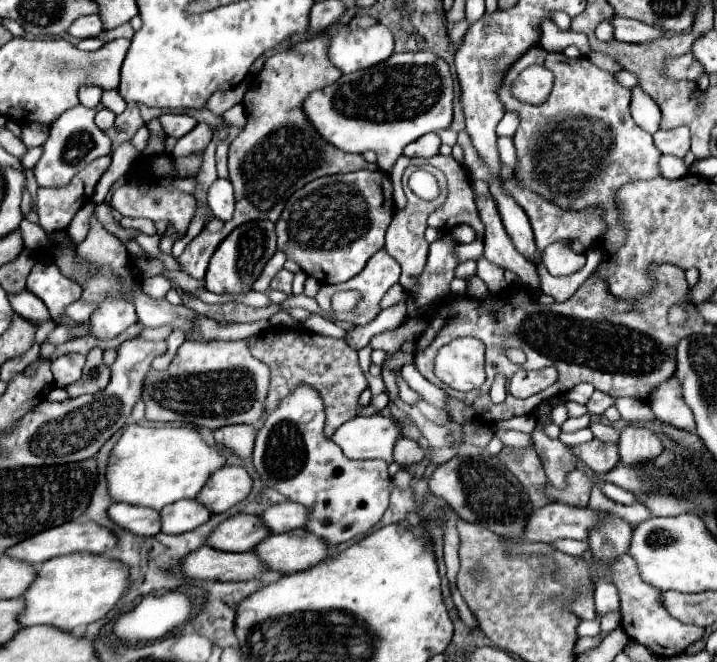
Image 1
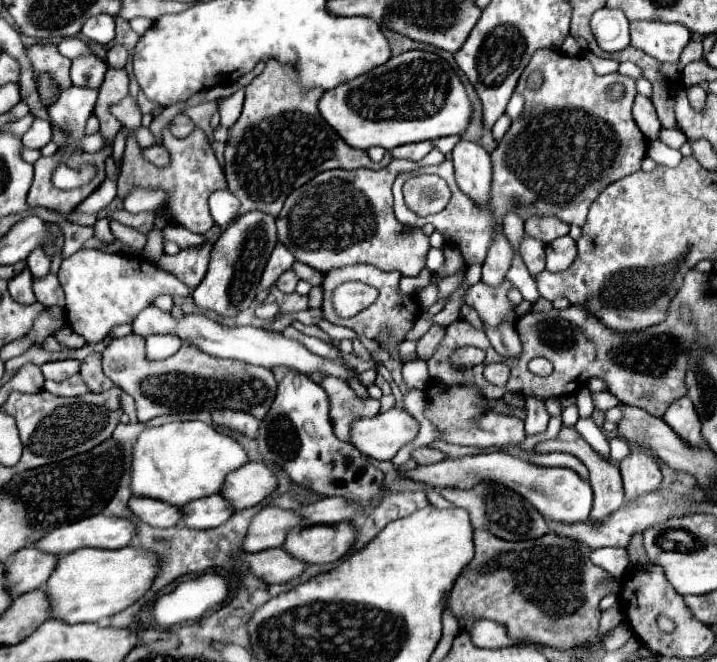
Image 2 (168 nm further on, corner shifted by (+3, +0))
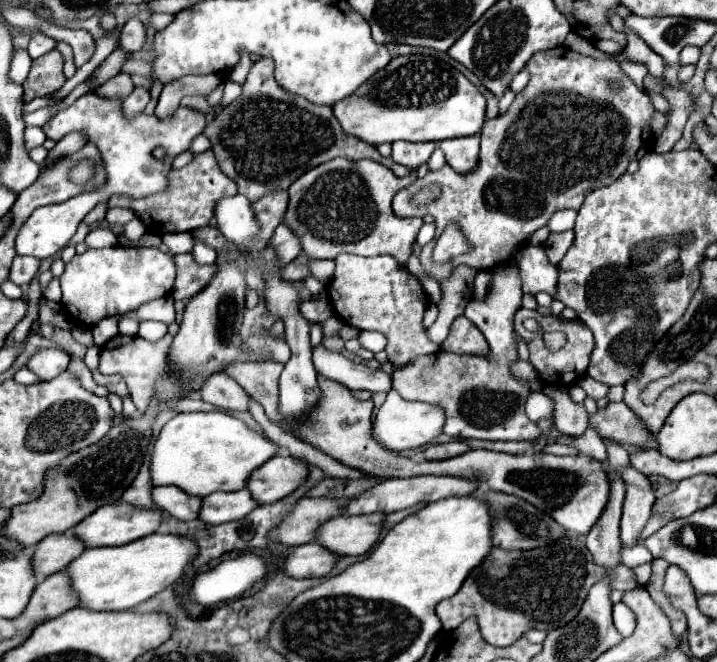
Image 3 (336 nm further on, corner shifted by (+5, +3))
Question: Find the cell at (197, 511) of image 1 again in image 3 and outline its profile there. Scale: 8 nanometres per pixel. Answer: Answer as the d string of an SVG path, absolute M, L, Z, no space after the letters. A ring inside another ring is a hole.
M244 488L240 492L232 492L232 494L210 494L208 498L202 500L200 518L204 518L204 522L212 522L212 524L234 522L234 520L248 516L258 506L260 506L260 502L256 502L252 498L248 488Z

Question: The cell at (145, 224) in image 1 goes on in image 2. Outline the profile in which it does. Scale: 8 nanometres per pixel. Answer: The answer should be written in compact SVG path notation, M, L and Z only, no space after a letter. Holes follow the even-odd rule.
M110 221L110 229L112 229L112 233L114 233L116 239L124 241L132 249L142 249L146 245L146 241L148 241L148 235L146 233L140 233L134 227L126 227L126 225L118 223L118 221Z

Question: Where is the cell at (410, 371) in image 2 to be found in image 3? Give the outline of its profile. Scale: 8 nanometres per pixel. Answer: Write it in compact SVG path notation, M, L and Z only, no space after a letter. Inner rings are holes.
M390 390L386 396L386 402L380 406L376 420L374 420L374 438L386 446L392 452L400 452L400 450L410 450L410 448L420 448L430 444L434 438L438 438L442 434L444 428L444 410L440 406L432 406L432 404L424 404L424 402L408 402L404 398L400 398L400 394L396 394L396 390Z

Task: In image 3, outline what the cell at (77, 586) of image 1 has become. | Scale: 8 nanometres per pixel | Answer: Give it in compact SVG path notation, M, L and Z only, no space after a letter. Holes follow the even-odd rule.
M154 532L152 536L144 536L118 548L86 548L86 552L80 558L76 558L76 562L72 562L72 566L68 566L66 572L72 578L72 588L80 596L80 606L86 606L90 610L132 610L138 604L152 598L154 594L168 588L170 584L174 584L176 580L180 580L186 568L194 562L196 554L198 546L190 538L168 532Z

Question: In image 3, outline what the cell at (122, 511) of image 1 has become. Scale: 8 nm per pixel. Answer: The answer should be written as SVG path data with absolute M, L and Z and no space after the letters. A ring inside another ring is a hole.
M156 486L152 498L160 510L166 510L168 514L180 520L198 518L202 506L202 498L194 498L192 494L180 490L178 486Z

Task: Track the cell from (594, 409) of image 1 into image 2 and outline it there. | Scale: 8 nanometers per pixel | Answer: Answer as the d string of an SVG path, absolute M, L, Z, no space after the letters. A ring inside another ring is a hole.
M608 391L592 393L592 401L594 401L594 407L596 407L596 409L600 409L600 411L608 411L608 409L612 409L614 405L618 405L618 403L620 403L620 401L618 401L612 393L608 393Z

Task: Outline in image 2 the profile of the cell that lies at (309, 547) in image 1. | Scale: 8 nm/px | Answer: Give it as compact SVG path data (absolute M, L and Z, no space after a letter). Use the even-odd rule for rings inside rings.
M350 523L296 527L288 533L282 549L302 563L334 563L344 557L356 537L356 527Z

